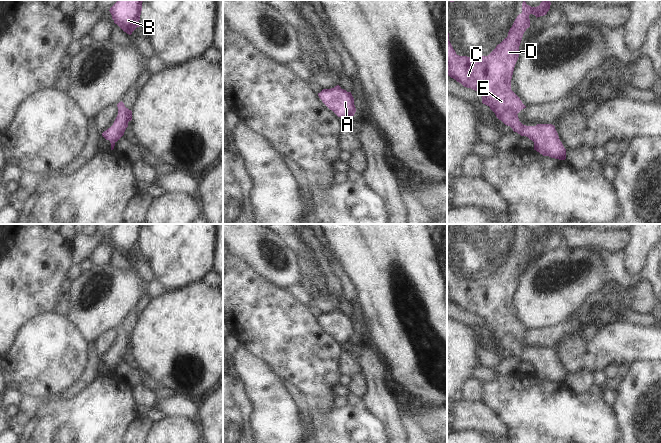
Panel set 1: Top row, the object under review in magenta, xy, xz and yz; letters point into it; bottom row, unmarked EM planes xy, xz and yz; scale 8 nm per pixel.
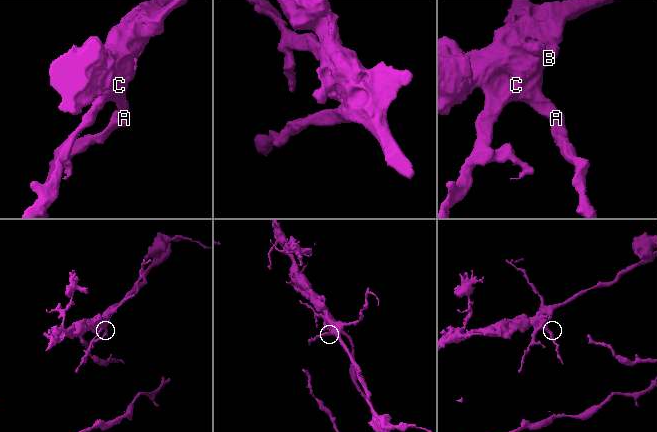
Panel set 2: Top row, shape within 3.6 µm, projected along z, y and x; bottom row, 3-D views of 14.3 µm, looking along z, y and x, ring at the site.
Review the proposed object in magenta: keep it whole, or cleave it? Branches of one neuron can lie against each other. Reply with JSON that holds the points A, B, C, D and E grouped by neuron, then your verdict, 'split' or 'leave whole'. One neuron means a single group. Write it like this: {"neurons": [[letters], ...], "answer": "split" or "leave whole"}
{"neurons": [["A", "B", "C", "D", "E"]], "answer": "leave whole"}

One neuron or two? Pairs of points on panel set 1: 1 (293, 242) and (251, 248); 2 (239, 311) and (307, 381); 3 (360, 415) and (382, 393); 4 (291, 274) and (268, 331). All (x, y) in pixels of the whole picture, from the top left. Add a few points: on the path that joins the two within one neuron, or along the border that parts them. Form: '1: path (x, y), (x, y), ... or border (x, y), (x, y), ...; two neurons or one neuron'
1: border (279, 234), (300, 256); two neurons
2: path (256, 328), (292, 364); one neuron
3: border (365, 405), (385, 423); two neurons
4: border (265, 275), (271, 281), (286, 289); two neurons

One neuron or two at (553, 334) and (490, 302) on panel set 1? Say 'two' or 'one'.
two

